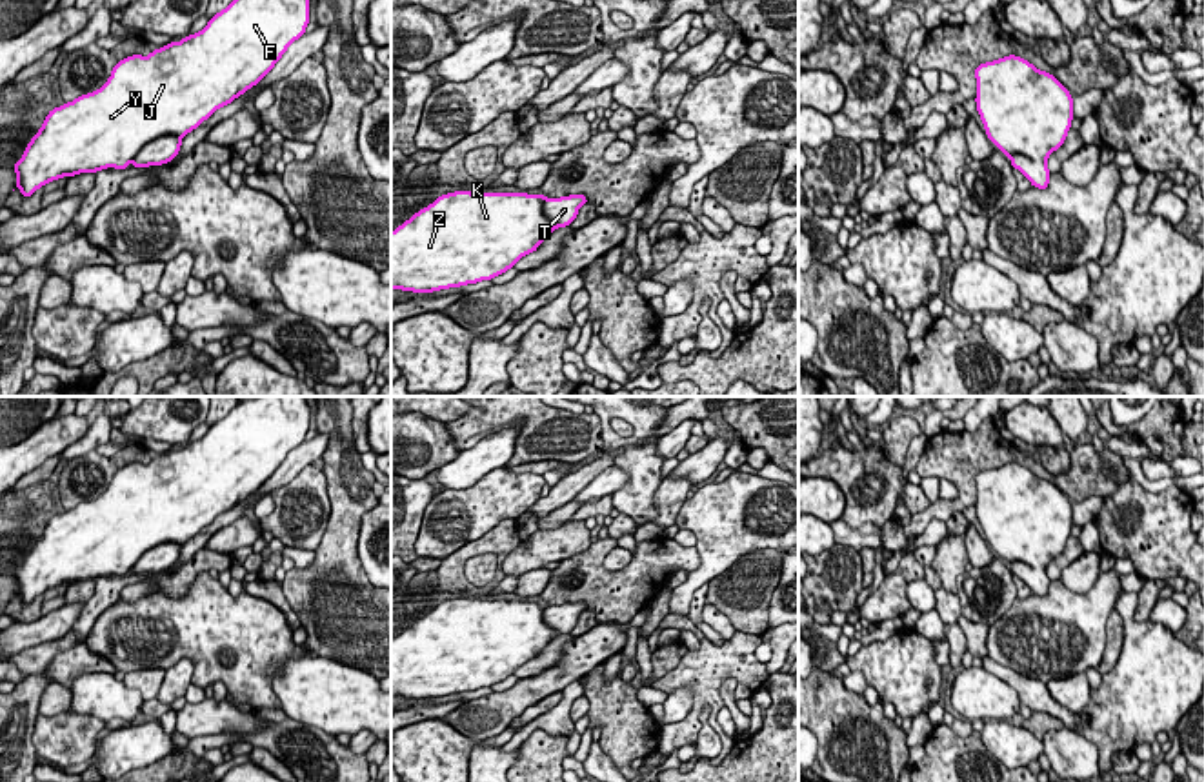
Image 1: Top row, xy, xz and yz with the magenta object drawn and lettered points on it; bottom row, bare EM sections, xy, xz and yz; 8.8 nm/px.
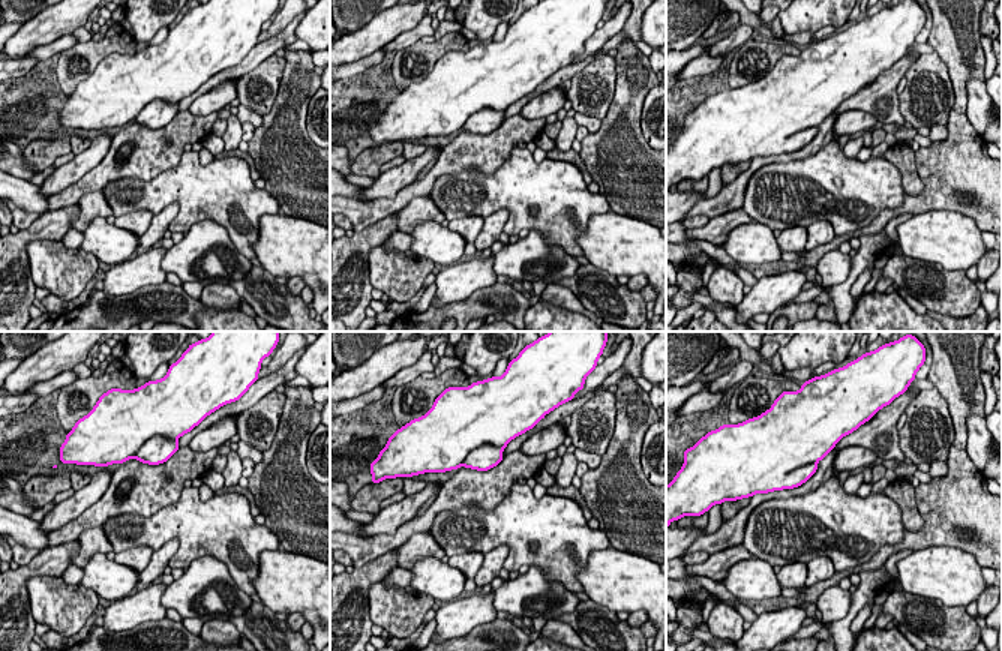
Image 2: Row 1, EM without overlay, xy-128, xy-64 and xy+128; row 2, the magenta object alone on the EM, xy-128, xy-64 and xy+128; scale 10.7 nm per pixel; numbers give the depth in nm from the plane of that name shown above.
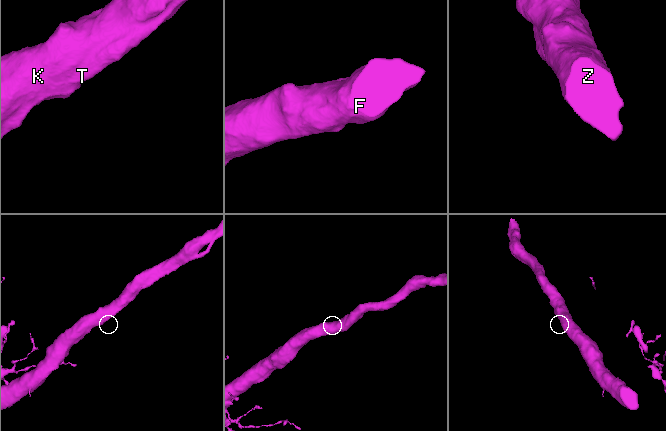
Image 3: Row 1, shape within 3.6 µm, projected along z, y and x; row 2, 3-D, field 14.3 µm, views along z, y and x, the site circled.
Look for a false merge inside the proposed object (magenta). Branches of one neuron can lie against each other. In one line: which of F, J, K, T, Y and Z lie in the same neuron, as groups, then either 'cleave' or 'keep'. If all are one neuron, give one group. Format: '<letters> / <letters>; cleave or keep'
F J K T Y Z; keep

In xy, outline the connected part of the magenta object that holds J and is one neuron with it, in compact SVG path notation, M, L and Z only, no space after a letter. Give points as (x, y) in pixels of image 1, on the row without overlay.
M255 396L238 402L224 418L215 422L209 431L191 444L184 444L182 449L171 449L156 458L151 458L149 464L133 462L124 466L113 475L109 487L95 500L82 502L76 507L64 511L62 515L55 515L45 524L40 538L31 546L29 553L24 558L24 564L15 571L16 578L16 595L24 604L31 604L38 595L45 593L62 584L75 584L78 580L96 580L105 575L125 576L133 567L133 575L147 575L147 573L162 573L173 567L178 562L182 546L196 536L206 526L209 526L218 515L227 513L236 504L244 502L249 495L256 493L273 473L280 467L291 449L300 446L306 440L306 433L309 431L309 404L306 396Z

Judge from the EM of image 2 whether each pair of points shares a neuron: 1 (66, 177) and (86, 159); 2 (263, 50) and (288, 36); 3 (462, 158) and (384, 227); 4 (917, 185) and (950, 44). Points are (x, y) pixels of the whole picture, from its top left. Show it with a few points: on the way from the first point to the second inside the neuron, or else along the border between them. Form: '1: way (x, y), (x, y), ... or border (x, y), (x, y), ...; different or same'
1: way (71, 173), (81, 164); same
2: way (269, 47), (282, 39); same
3: border (395, 212), (363, 230); different
4: border (914, 152), (923, 189), (909, 195); different

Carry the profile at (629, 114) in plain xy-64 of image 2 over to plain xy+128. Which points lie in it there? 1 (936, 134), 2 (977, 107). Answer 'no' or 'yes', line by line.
1: no
2: no

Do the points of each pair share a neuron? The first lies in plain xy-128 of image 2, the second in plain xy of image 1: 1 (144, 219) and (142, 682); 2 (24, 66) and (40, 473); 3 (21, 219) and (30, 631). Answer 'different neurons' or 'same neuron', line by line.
1: same neuron
2: same neuron
3: different neurons

